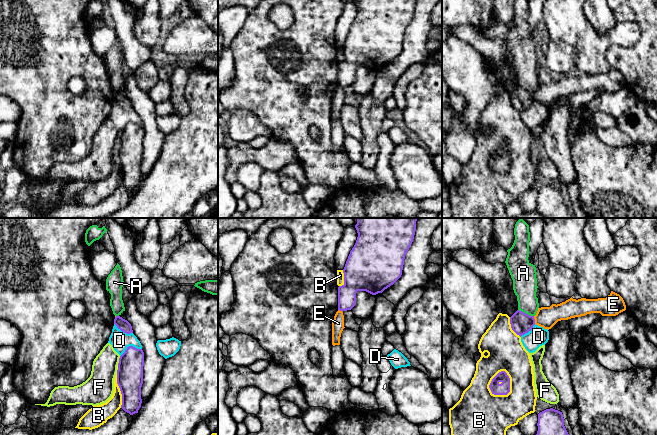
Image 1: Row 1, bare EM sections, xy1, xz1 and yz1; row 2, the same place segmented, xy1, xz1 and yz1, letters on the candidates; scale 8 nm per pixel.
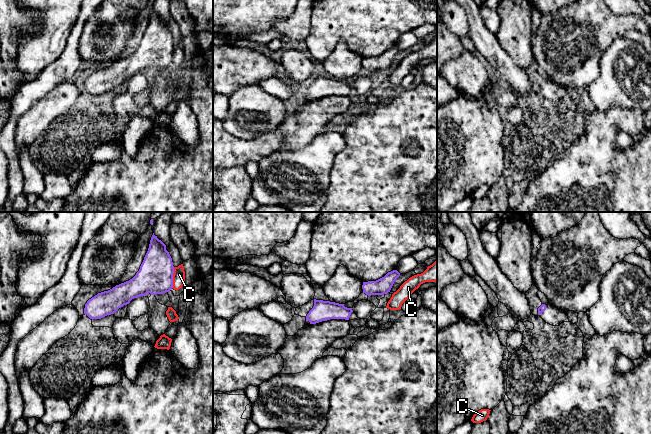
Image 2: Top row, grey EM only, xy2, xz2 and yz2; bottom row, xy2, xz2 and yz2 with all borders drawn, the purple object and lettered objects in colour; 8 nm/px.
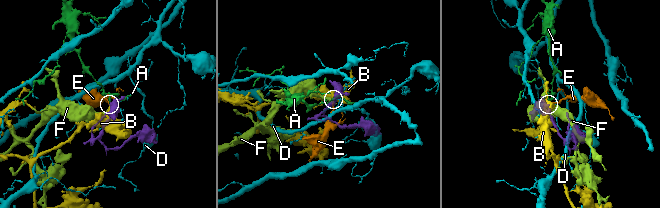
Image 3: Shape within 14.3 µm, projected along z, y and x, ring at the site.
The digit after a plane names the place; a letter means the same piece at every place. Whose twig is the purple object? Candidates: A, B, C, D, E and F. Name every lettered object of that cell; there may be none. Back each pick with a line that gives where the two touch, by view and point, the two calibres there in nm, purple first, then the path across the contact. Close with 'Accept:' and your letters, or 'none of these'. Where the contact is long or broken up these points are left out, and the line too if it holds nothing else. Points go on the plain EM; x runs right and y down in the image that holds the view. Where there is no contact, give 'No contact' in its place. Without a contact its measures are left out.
Accept: none of these

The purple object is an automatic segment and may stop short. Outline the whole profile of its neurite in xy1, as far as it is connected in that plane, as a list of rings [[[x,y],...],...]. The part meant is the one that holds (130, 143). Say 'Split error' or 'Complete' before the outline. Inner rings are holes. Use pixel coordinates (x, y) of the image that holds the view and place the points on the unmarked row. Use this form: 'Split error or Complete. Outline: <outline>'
Complete. Outline: [[[133,122],[127,123],[120,132],[117,146],[117,160],[122,170],[121,184],[133,191],[141,183],[144,128]]]

